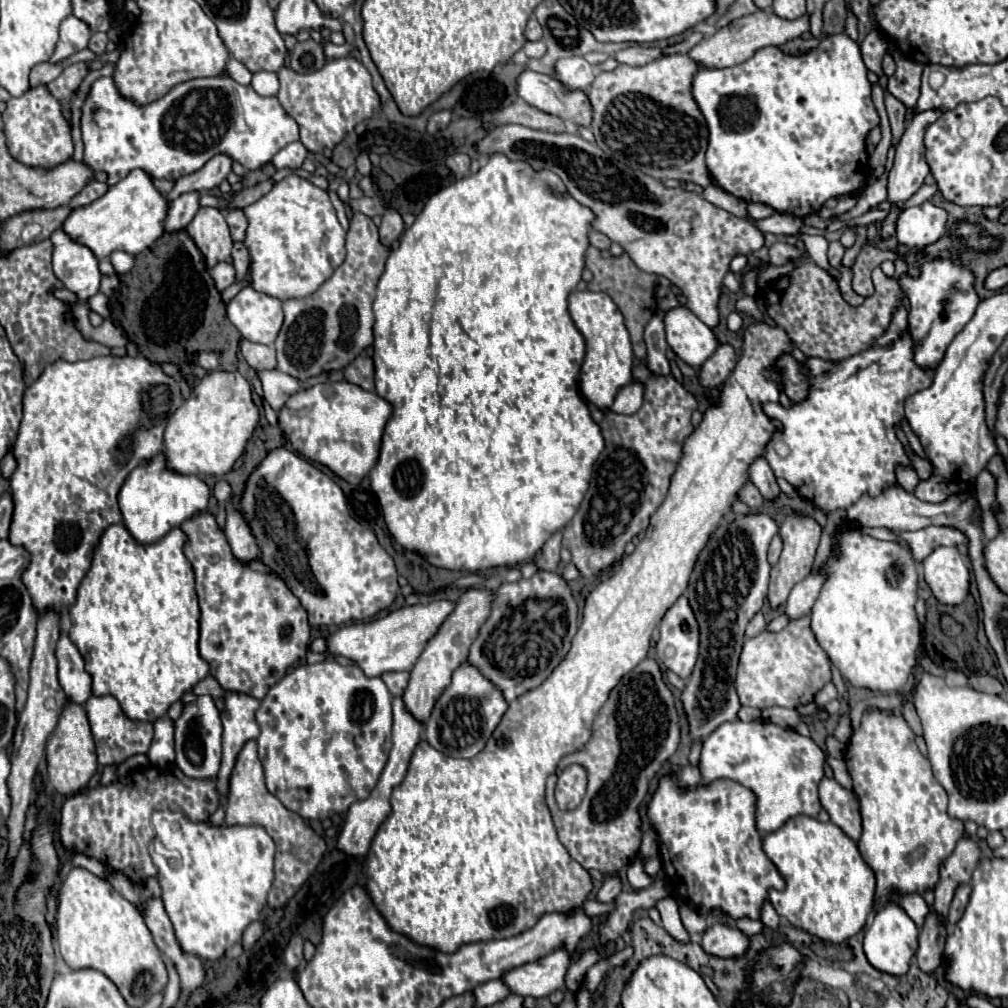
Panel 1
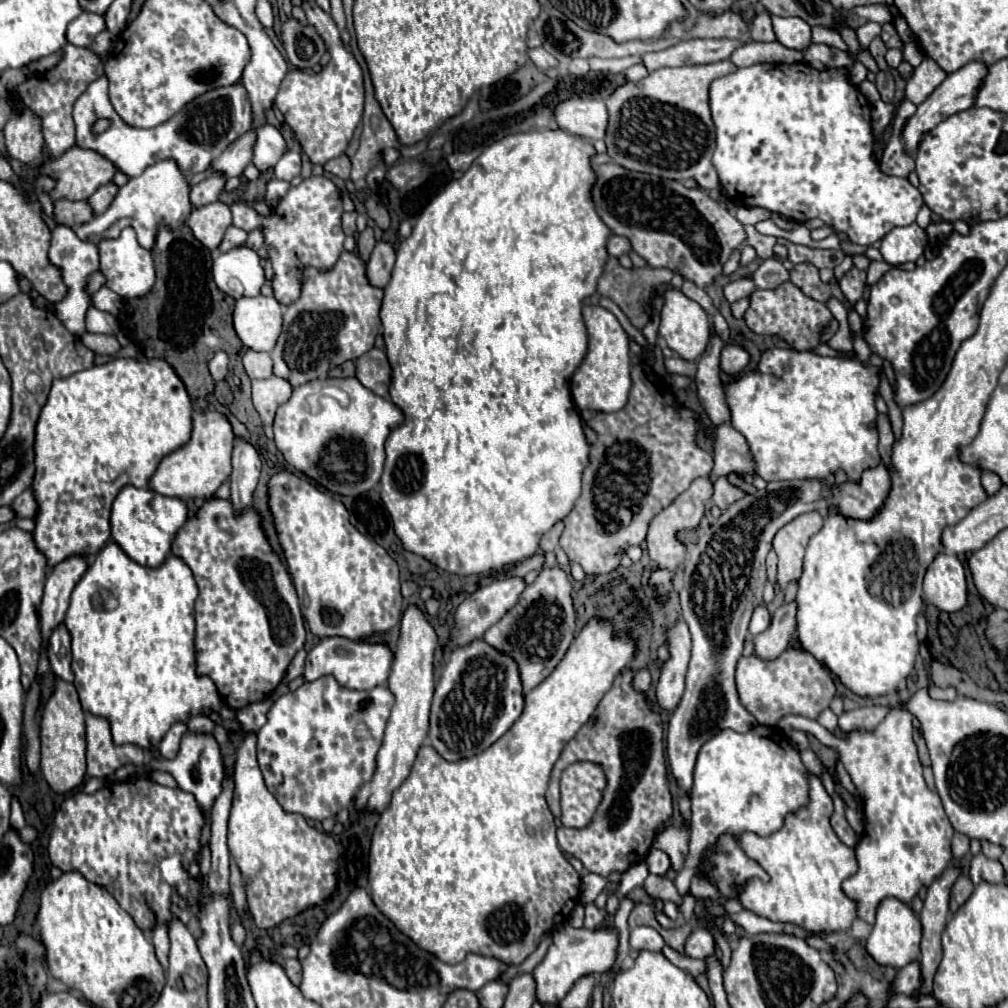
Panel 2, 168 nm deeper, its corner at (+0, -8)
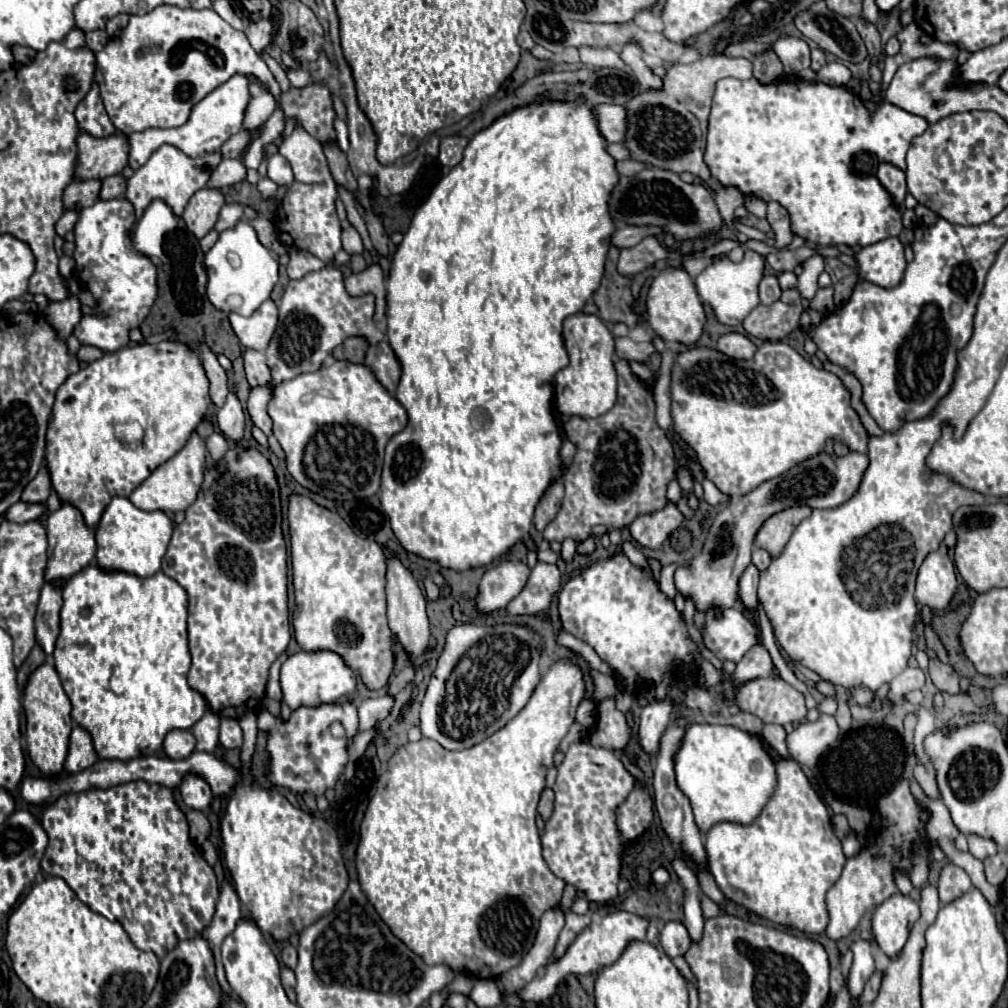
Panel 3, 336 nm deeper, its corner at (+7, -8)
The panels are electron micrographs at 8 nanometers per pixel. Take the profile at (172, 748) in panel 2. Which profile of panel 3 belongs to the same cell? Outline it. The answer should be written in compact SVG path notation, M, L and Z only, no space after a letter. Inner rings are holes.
M174 729L164 739L164 751L170 759L186 759L194 751L194 745L196 745L196 739L192 737L190 731Z

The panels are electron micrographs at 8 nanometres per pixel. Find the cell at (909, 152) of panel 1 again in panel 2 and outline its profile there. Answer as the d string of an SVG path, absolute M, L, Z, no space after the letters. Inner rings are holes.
M969 63L969 65L965 65L963 69L959 69L959 71L951 73L951 75L947 75L947 79L927 97L925 103L921 103L921 105L917 107L917 113L907 121L907 125L905 125L905 129L903 129L903 147L905 147L905 151L907 151L909 155L917 153L919 141L923 139L925 133L929 133L933 127L937 127L937 125L939 125L943 119L947 119L949 115L955 115L955 113L959 113L959 111L969 109L969 107L973 105L973 101L975 101L975 93L977 93L977 89L979 89L979 85L981 85L981 81L983 81L985 75L987 75L987 69L985 69L985 65L981 65L981 63Z

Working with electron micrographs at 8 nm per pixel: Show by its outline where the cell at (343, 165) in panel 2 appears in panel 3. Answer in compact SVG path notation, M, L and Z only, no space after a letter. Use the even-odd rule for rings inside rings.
M334 119L334 131L336 131L336 139L338 139L338 145L342 151L348 149L348 129L346 129L346 123L342 119Z

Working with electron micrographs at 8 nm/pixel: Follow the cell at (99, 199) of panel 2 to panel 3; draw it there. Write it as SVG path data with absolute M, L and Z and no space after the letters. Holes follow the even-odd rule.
M110 175L102 181L102 191L100 191L102 199L122 197L124 193L126 193L126 179L122 175Z

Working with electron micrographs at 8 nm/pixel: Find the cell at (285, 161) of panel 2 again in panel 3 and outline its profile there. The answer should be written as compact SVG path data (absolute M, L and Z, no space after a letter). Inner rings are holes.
M276 153L276 155L272 155L272 157L268 159L268 177L270 177L276 185L284 185L284 187L288 187L288 185L294 183L292 167L290 167L290 163L288 163L280 153Z

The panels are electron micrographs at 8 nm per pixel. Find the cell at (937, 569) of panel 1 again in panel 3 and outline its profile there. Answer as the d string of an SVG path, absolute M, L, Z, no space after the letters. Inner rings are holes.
M930 553L916 579L916 601L930 609L946 609L956 591L956 571L948 555Z

